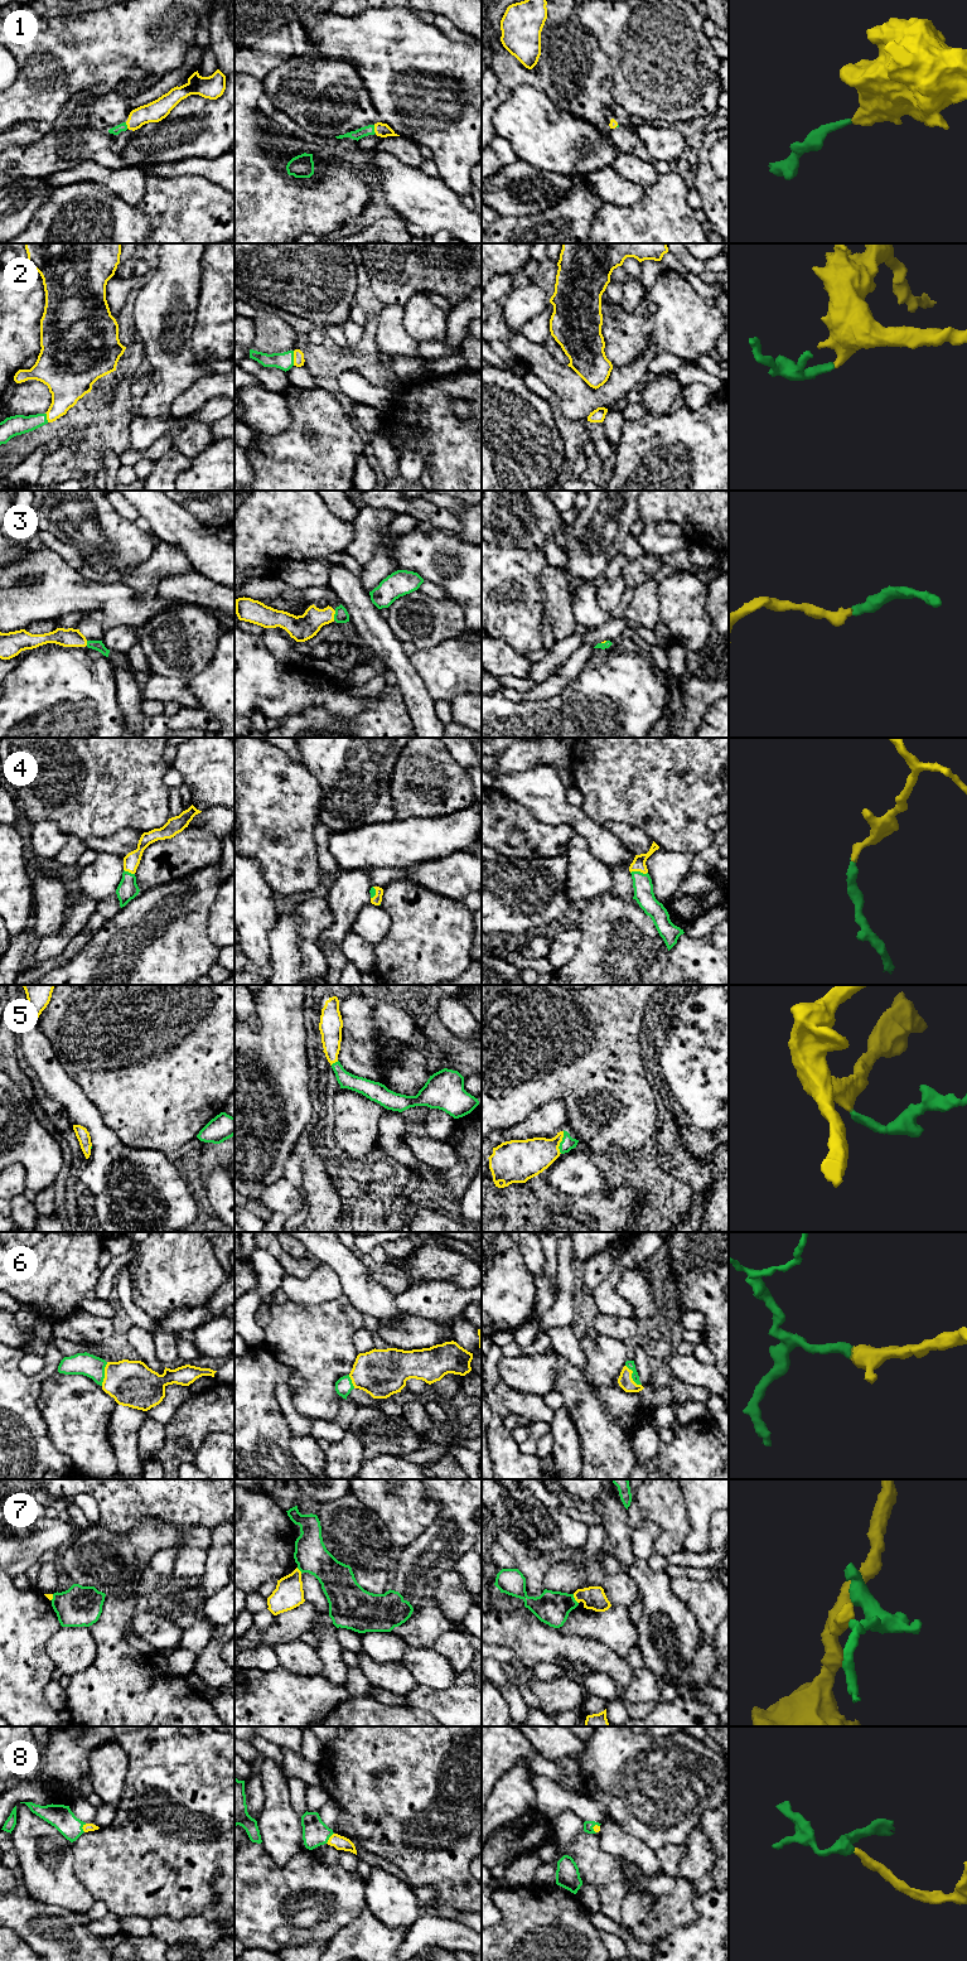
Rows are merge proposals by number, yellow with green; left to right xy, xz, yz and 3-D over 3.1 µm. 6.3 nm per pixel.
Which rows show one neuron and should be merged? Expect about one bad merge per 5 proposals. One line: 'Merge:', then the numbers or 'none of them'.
Merge: 1, 2, 3, 4, 5, 6, 8

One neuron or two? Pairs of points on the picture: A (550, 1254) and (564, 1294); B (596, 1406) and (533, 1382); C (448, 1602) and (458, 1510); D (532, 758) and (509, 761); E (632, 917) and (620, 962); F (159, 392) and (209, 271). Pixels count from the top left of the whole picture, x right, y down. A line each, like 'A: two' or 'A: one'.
A: two
B: two
C: two
D: one
E: one
F: two

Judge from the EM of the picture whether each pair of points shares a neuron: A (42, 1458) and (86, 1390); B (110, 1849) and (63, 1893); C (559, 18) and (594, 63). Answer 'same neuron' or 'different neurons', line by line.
A: different neurons
B: different neurons
C: same neuron

